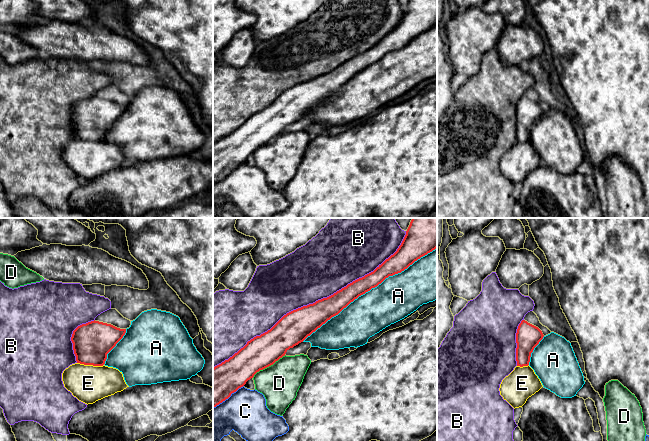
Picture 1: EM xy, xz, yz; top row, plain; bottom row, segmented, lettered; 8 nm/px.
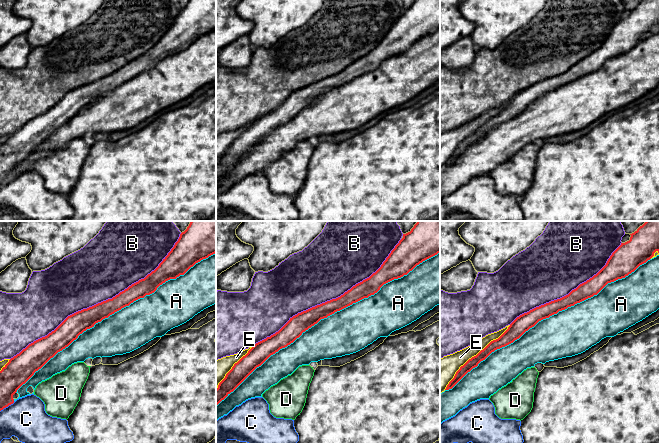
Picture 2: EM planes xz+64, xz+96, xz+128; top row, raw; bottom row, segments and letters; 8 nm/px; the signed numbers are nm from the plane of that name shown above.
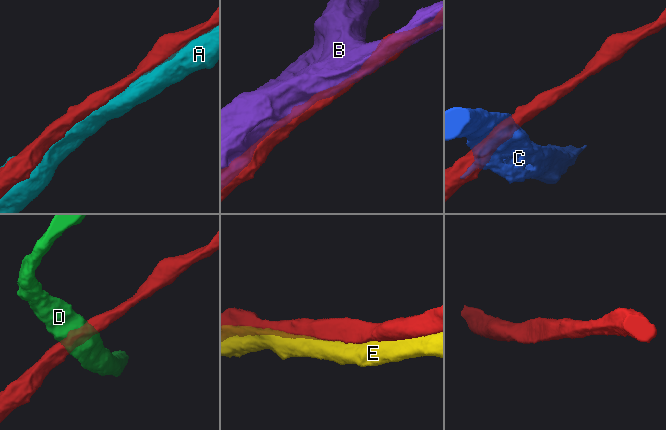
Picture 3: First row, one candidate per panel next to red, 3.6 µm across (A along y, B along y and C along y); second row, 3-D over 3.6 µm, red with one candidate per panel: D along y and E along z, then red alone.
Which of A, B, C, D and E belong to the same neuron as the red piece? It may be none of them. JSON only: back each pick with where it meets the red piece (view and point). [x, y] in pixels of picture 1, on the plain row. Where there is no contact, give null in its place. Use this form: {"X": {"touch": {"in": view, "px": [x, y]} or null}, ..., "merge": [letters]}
{"A": {"touch": {"in": "xz", "px": [369, 66]}}, "merge": ["A"]}

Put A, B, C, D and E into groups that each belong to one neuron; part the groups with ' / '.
A / B / C / D / E

